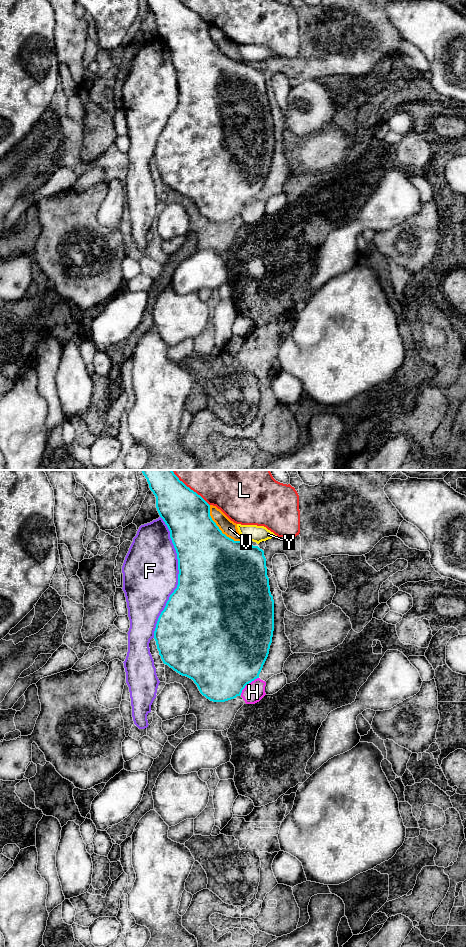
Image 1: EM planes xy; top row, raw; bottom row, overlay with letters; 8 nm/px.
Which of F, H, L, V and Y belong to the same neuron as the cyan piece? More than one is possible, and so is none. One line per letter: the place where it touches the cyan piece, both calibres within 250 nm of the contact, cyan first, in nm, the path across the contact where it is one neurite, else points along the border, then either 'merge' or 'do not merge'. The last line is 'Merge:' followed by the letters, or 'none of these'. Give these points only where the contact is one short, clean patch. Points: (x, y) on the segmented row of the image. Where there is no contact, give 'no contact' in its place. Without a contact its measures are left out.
F: xy (178, 577) | 500/440 nm | do not merge
H: xy (247, 683) | 500/160 nm | across xy (227, 659), (247, 683), (253, 692) | merge
L: xy (189, 488) | 360/460 nm | do not merge
V: xy (219, 529) | 460/120 nm | do not merge
Y: xy (245, 541) | 480/130 nm | do not merge
Merge: H

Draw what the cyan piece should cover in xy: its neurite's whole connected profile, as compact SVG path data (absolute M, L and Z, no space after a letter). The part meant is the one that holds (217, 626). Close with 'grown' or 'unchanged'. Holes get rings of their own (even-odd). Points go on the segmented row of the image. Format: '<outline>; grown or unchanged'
M172 470L141 471L147 479L150 490L156 497L157 511L170 531L170 538L178 559L178 585L170 595L164 610L161 612L154 631L154 639L159 655L164 664L168 665L180 675L192 679L200 693L210 701L225 702L241 696L246 704L255 704L266 695L266 682L259 678L259 674L268 657L274 631L274 600L270 592L264 551L258 546L250 545L247 541L234 541L223 534L210 516L210 505L200 495L180 481Z; grown

